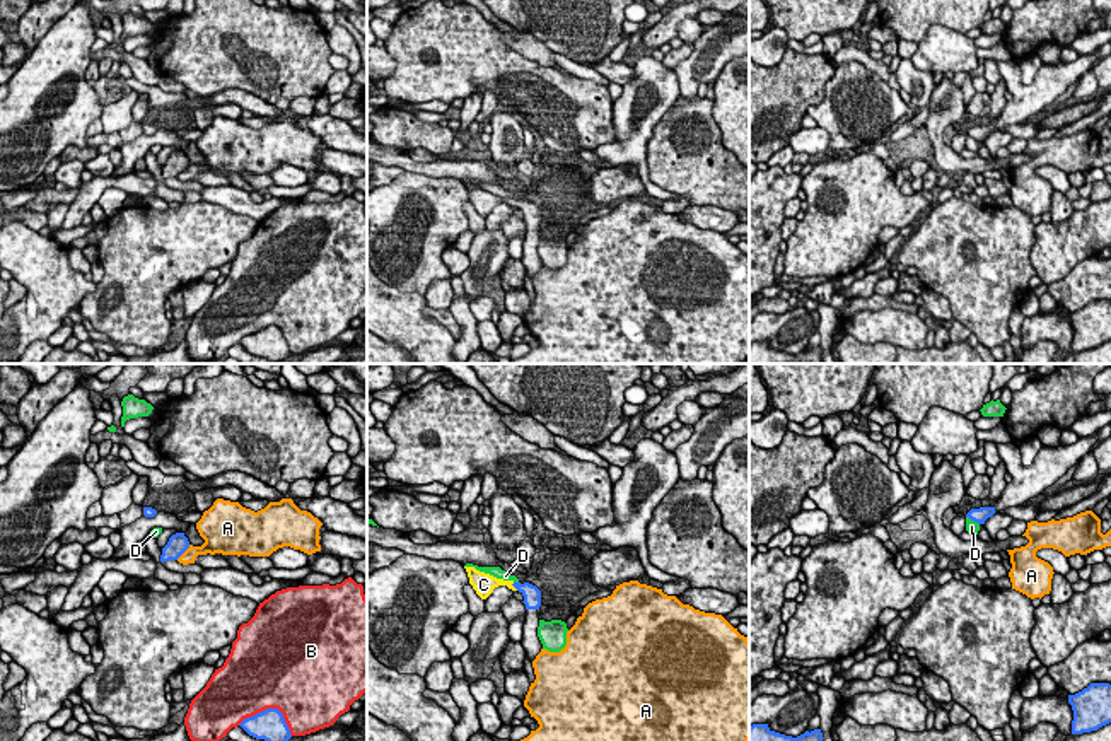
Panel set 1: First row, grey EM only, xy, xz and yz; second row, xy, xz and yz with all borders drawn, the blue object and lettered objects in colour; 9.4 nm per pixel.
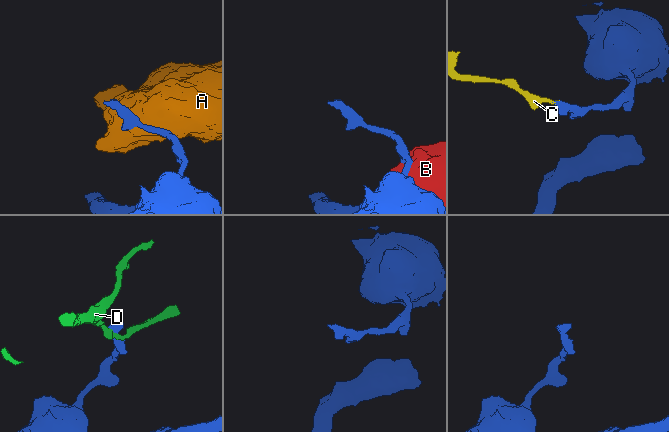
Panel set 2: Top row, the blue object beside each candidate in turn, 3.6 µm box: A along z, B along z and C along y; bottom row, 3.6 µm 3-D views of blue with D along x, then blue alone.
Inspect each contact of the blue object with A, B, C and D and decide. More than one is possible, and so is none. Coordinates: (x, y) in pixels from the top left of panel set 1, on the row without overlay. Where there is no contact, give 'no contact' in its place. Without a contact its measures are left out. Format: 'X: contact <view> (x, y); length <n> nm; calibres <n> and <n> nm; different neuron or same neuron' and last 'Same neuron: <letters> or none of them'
A: contact xy (183, 169); length 200 nm; calibres 200 and 130 nm; different neuron
B: contact xy (270, 326); length 550 nm; calibres 280 and 480 nm; different neuron
C: contact xz (514, 204); length 100 nm; calibres 160 and 160 nm; same neuron
D: contact xz (516, 200); length 50 nm; calibres 160 and 100 nm; different neuron
Same neuron: C

